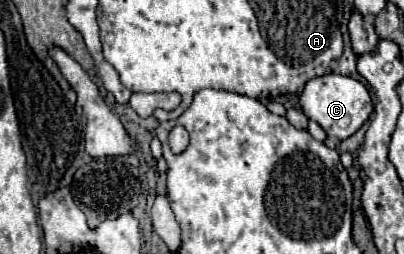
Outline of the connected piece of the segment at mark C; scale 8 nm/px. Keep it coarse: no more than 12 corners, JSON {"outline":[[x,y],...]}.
{"outline":[[340,73],[310,79],[300,107],[340,141],[374,109],[366,85]]}

